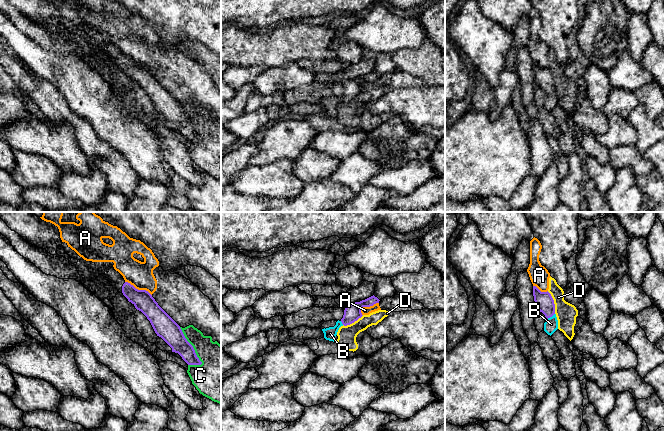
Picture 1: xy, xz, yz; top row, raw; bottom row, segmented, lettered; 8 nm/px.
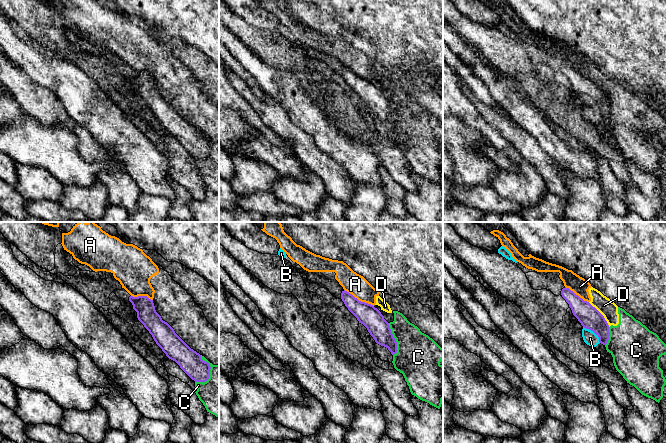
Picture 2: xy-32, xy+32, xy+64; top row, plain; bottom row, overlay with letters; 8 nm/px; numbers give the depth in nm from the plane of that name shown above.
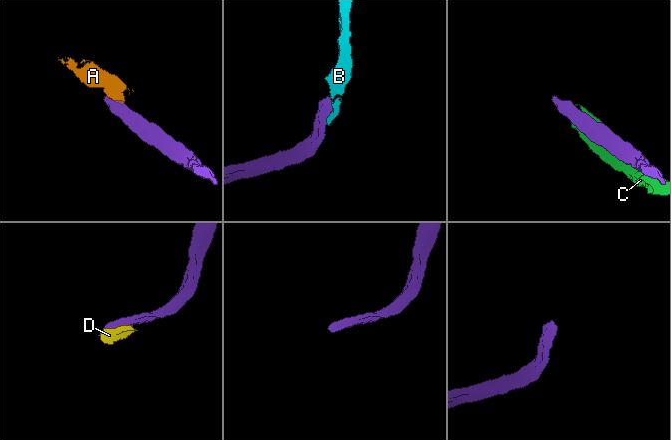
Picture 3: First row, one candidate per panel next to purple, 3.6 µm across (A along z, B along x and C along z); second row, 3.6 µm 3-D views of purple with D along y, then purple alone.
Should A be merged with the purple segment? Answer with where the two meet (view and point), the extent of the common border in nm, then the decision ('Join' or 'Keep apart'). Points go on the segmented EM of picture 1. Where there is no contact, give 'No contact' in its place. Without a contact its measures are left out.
Touches purple at xy (137, 289). Shared border 240 nm. Keep apart

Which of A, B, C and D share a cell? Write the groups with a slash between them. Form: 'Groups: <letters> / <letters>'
Groups: A / B / C D

